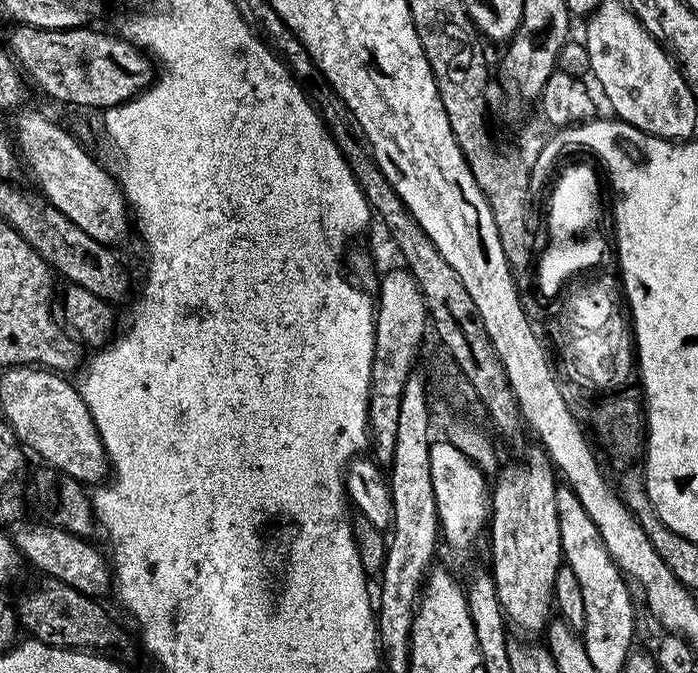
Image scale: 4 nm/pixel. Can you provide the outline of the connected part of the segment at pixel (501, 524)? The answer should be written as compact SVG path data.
M533 446L524 456L524 464L508 464L501 470L492 492L490 571L498 590L498 602L507 623L515 631L517 628L520 632L543 633L554 612L554 578L564 554L562 538L558 534L557 487L558 476L547 452Z

